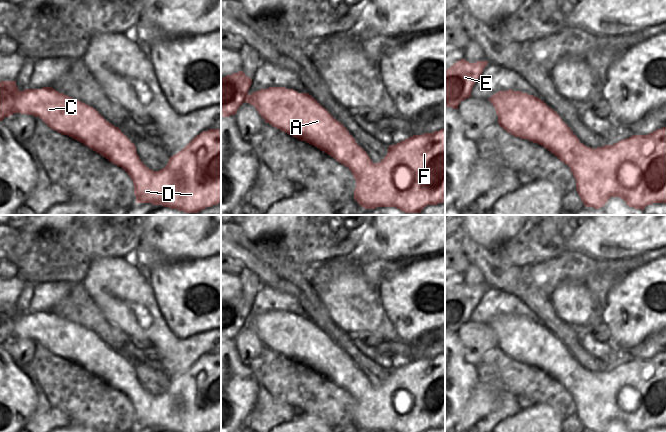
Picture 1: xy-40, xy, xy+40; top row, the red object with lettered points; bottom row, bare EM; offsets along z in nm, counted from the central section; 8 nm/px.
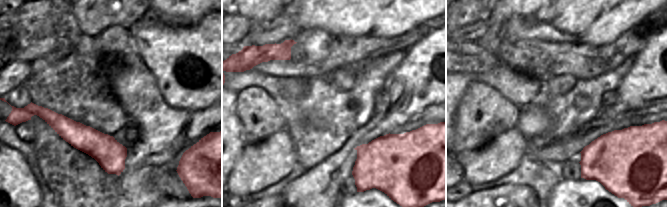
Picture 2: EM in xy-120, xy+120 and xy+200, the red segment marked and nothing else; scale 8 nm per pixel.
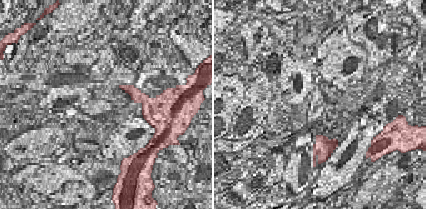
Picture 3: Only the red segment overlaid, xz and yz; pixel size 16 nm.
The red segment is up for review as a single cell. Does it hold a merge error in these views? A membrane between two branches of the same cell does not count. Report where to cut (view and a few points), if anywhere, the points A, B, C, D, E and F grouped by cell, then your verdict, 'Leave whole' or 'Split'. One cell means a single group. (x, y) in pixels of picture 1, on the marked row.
Split along xy-40 (133, 143), (129, 164), (132, 180). Groups: A C E / B D F. Split

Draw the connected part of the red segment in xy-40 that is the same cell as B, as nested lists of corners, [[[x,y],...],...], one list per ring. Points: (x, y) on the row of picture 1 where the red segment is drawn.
[[[209,129],[194,137],[181,151],[171,156],[168,164],[159,171],[149,169],[140,160],[133,143],[129,167],[134,178],[136,203],[151,203],[185,213],[198,213],[207,207],[221,203],[221,129]]]

